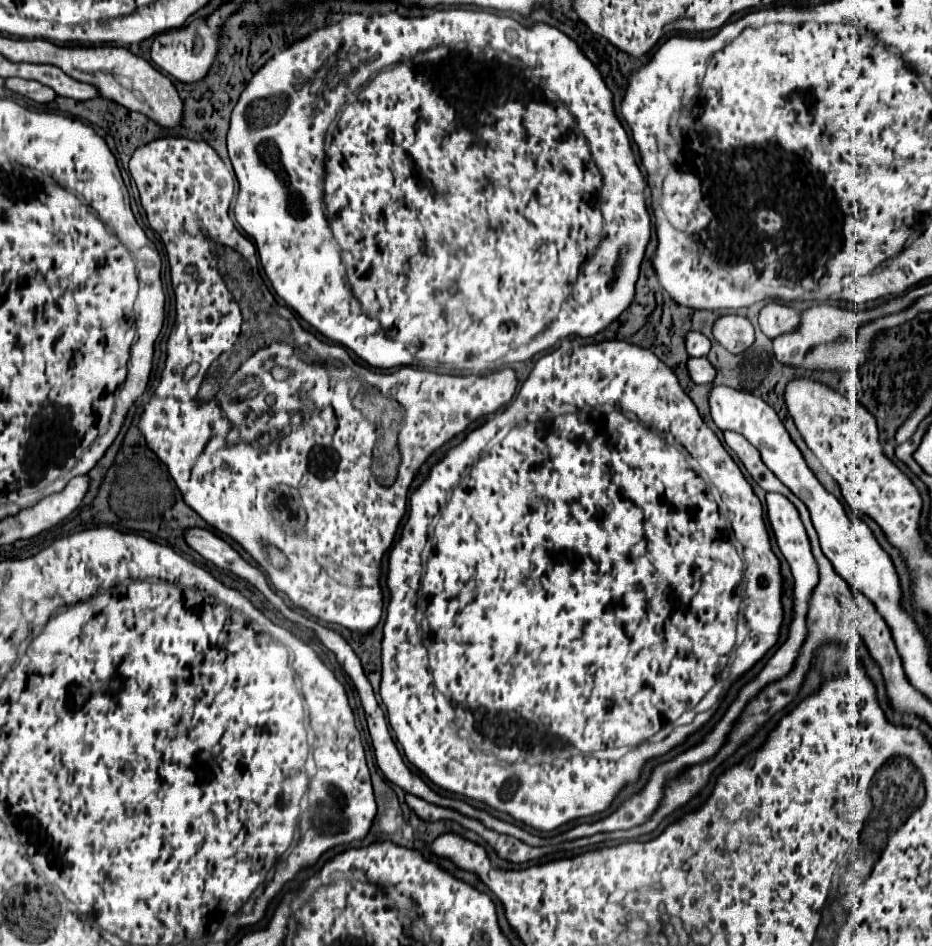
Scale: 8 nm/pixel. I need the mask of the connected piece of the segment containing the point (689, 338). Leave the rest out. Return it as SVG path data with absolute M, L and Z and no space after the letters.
M692 331L686 335L686 351L690 357L706 357L710 351L710 339Z

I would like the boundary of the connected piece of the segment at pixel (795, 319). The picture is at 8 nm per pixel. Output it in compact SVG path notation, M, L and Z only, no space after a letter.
M772 301L760 311L760 329L768 339L776 339L786 333L794 333L800 325L800 313L784 303Z

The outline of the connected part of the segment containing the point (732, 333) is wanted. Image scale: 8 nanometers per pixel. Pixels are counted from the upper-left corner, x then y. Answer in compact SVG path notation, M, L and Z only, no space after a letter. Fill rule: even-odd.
M724 315L714 323L714 337L730 353L742 353L754 343L754 327L746 317Z

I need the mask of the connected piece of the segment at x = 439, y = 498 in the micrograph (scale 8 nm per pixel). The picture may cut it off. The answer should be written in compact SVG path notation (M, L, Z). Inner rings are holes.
M568 339L568 341L562 341L562 343L560 343L560 347L558 347L558 349L556 349L556 351L552 351L552 353L546 353L546 355L544 355L544 357L540 357L540 361L538 361L538 363L536 363L536 365L534 365L534 369L532 369L532 373L530 373L530 375L528 375L528 379L526 379L526 381L524 381L524 383L522 383L522 387L520 387L520 393L517 393L517 395L516 395L516 397L515 397L515 399L514 399L514 400L513 400L513 401L512 401L512 405L510 405L510 407L508 407L508 409L505 409L505 410L504 410L504 411L502 411L502 412L499 412L499 413L496 413L496 414L494 414L494 415L491 415L491 416L489 416L489 417L488 417L488 419L487 419L487 421L486 421L486 423L484 423L484 425L480 425L480 427L478 427L478 429L474 429L474 431L470 431L470 433L468 433L468 435L466 435L466 439L464 439L464 441L462 441L462 443L460 443L460 445L458 445L458 447L454 447L454 449L448 449L448 451L446 451L446 455L444 455L444 459L440 459L440 461L438 461L438 463L434 463L434 465L432 465L432 469L430 469L430 471L428 471L428 477L426 477L426 479L424 479L424 481L422 481L422 483L420 483L420 485L418 485L418 488L417 488L417 490L416 490L416 491L415 491L415 492L414 492L414 493L412 493L412 497L410 497L410 511L408 511L408 521L407 521L407 523L406 523L406 525L404 525L404 528L403 528L403 529L402 529L402 535L400 535L400 539L398 539L398 543L396 543L396 545L394 545L394 547L392 547L392 551L390 551L390 557L388 557L388 575L386 575L386 585L388 585L388 591L390 591L390 603L388 603L388 607L386 607L386 623L384 623L384 637L382 637L382 681L380 681L380 695L382 695L382 701L384 701L384 705L386 705L386 709L388 709L388 719L390 719L390 726L391 726L391 728L392 728L392 729L394 729L394 733L396 733L396 739L398 739L398 741L400 741L400 745L402 745L402 749L404 749L404 755L406 755L406 759L408 759L408 761L410 761L410 763L412 763L412 765L414 765L414 767L416 767L416 769L418 769L418 771L420 771L420 773L422 773L422 775L426 775L426 777L428 777L428 779L430 779L430 781L432 781L432 783L434 783L434 785L436 785L436 787L440 787L440 789L444 789L444 791L450 791L450 793L456 793L456 795L460 795L460 797L466 797L466 799L474 799L474 801L480 801L480 803L484 803L484 805L488 805L488 807L490 807L490 809L496 809L496 811L502 811L502 813L508 813L508 815L510 815L510 817L514 817L514 819L516 819L516 821L520 821L520 823L524 823L524 825L528 825L528 827L532 827L532 829L536 829L536 831L546 831L546 833L548 833L548 831L554 831L554 829L558 829L558 827L560 827L560 825L566 825L566 823L570 823L570 821L576 821L576 819L582 819L582 817L592 817L592 815L598 815L598 813L602 813L602 811L606 811L606 809L608 809L608 807L610 807L610 805L612 805L612 801L614 801L614 799L616 799L616 795L618 795L618 793L620 793L620 791L622 791L622 789L624 789L624 787L626 787L626 785L630 785L630 783L636 783L636 781L638 781L638 777L640 777L640 773L642 773L642 767L644 767L644 763L646 763L646 761L650 761L650 759L656 759L656 757L662 757L662 755L666 755L666 753L668 753L668 751L672 751L672 749L674 749L674 747L678 747L678 745L682 745L682 743L684 743L684 741L686 741L686 739L688 739L688 737L690 737L690 735L692 735L692 733L696 733L696 731L698 731L698 729L700 729L700 728L701 728L701 727L703 727L703 726L704 726L704 723L708 723L708 721L709 721L709 720L710 720L710 719L711 719L711 717L712 717L712 715L713 715L713 714L714 714L714 712L715 712L715 710L708 710L708 711L705 711L705 712L701 712L701 713L698 713L698 714L697 714L697 715L696 715L696 716L695 716L695 717L694 717L694 719L693 719L693 721L692 721L692 722L691 722L691 723L690 723L690 724L687 724L687 725L684 725L684 727L678 727L678 731L672 731L672 730L673 730L673 728L674 728L674 726L675 726L675 724L673 724L673 722L672 722L672 721L676 721L676 719L678 719L678 717L680 717L680 715L682 715L682 713L686 713L686 711L690 711L690 709L694 709L694 707L696 707L696 705L698 705L698 703L700 703L700 699L702 699L702 697L704 697L704 695L706 695L706 693L708 693L708 691L710 691L710 689L712 689L712 687L714 687L714 683L716 683L716 677L718 677L718 675L720 675L720 673L722 673L722 671L724 671L724 669L726 669L726 667L728 667L728 655L730 655L730 651L732 651L732 649L734 649L734 645L736 645L736 617L738 617L738 609L740 609L740 603L736 603L736 589L738 589L738 585L740 585L740 581L742 581L742 575L746 575L746 579L748 579L748 597L746 597L746 613L744 613L744 617L746 617L746 623L748 623L748 629L750 629L750 633L748 633L748 637L746 637L746 639L744 639L744 643L742 643L742 645L740 645L740 647L736 647L736 651L734 651L734 661L732 661L732 667L729 667L729 670L730 670L730 671L732 671L732 679L734 679L734 681L736 681L736 679L740 679L740 677L742 677L742 675L744 675L744 673L748 673L748 671L750 671L750 669L752 669L752 667L754 667L754 665L756 665L756 663L758 663L758 661L760 661L760 659L762 659L762 657L764 657L764 655L766 655L766 653L768 653L768 651L770 651L770 649L772 649L772 647L774 647L774 645L776 645L776 643L778 643L778 639L780 639L780 629L782 629L782 621L784 621L784 609L782 609L782 573L780 573L780 561L778 561L778 557L776 557L776 555L774 555L774 551L772 551L772 545L770 545L770 535L768 535L768 531L766 531L766 525L764 525L764 519L762 519L762 503L760 503L760 499L758 499L758 497L756 497L756 493L754 493L754 491L752 491L752 485L750 485L750 483L748 483L748 481L746 481L746 477L744 477L744 475L742 475L742 471L740 471L740 467L738 467L738 465L736 465L736 463L734 463L734 461L732 461L732 457L730 457L730 455L728 455L728 451L726 451L726 449L724 449L724 447L722 447L722 443L720 443L720 439L718 439L718 437L716 437L716 435L714 435L714 431L712 431L712 429L710 429L710 427L706 427L706 423L704 423L704 421L702 421L702 417L700 417L700 413L698 413L698 409L696 409L696 405L694 405L694 403L692 403L692 399L690 399L690 397L688 397L688 395L686 395L686 393L684 393L684 391L682 391L682 387L680 387L680 383L678 383L678 377L676 377L676 375L674 375L674 373L672 373L672 371L670 371L670 367L666 367L666 365L664 365L664 363L662 363L662 361L660 361L660 359L658 359L658 357L656 357L656 355L654 355L654 353L650 353L650 351L646 351L646 349L642 349L642 347L636 347L636 345L630 345L630 343L626 343L626 341L602 341L602 343L590 343L590 345L584 345L584 343L580 343L580 341L576 341L576 339ZM604 403L610 403L610 405L612 405L612 407L614 407L614 411L612 411L612 413L602 413L602 411L600 411L600 409L596 409L596 405L604 405ZM624 413L630 413L630 415L636 415L636 417L638 417L638 419L640 419L640 421L638 421L638 419L636 419L636 421L634 421L634 419L628 419L628 417L626 417L626 415L624 415ZM656 431L670 431L670 433L672 433L672 435L674 435L674 439L676 439L676 441L678 441L678 443L680 443L680 445L682 445L682 447L684 447L684 449L686 449L686 451L688 451L688 456L689 456L689 453L690 453L690 455L692 455L692 457L694 457L694 458L691 458L691 457L688 457L688 458L687 458L687 459L686 459L686 455L684 455L684 453L682 453L682 451L678 451L678 449L676 449L676 447L674 447L674 445L670 445L670 443L668 443L668 441L666 441L666 439L664 439L664 437L662 437L662 435L658 435L658 433L656 433ZM706 475L708 475L708 477L710 477L710 481L712 481L712 483L714 483L714 487L716 487L716 489L718 489L718 493L720 493L720 495L722 495L722 501L724 501L724 503L726 503L726 505L728 505L728 511L730 511L730 519L732 519L732 529L734 529L734 533L736 533L736 539L738 539L738 541L740 541L740 543L742 543L742 545L744 545L744 561L746 561L746 573L744 573L744 567L742 567L742 561L740 561L740 555L738 555L738 553L736 553L736 549L734 549L734 545L732 545L732 541L730 541L730 533L724 533L724 517L726 517L726 515L724 515L724 513L722 513L722 511L720 511L720 507L718 507L718 505L716 505L716 499L714 499L714 495L712 495L712 483L710 483L710 481L708 481L708 477L706 477ZM438 514L440 514L440 519L438 519L438 523L436 523L436 527L434 527L434 533L432 533L432 553L430 553L430 557L428 557L428 563L426 563L426 571L424 571L424 567L423 567L423 564L422 564L422 559L421 559L421 555L420 555L420 552L422 552L422 551L423 551L423 549L424 549L424 547L425 547L425 545L426 545L426 543L427 543L427 537L428 537L428 525L430 525L430 524L431 524L431 523L432 523L432 519L434 519L434 517L436 517L436 515L438 515ZM418 591L420 591L420 593L422 593L422 599L424 599L424 601L426 601L426 607L424 607L424 613L422 613L422 621L420 621L420 633L418 633L418 625L416 625L416 621L414 621L414 615L416 615L416 601L418 601ZM455 707L464 707L464 708L462 708L462 709L468 709L468 711L470 711L470 713L472 713L472 715L474 715L474 721L476 721L476 723L474 723L474 728L473 728L473 729L472 729L472 730L466 730L466 729L464 729L464 728L460 728L460 729L463 729L463 730L465 730L465 731L467 731L467 732L473 732L473 731L474 731L474 740L472 740L472 743L475 743L475 746L470 746L470 747L471 747L471 748L473 748L473 749L474 749L474 748L476 748L476 747L478 747L478 745L480 745L480 743L481 743L481 740L482 740L482 738L480 738L480 735L481 735L481 736L482 736L482 737L484 737L484 739L488 739L488 741L490 741L490 743L494 743L494 745L495 745L495 747L494 747L494 752L493 752L493 754L494 754L494 756L495 756L495 758L496 758L496 759L497 759L497 762L498 762L498 763L499 763L499 764L500 764L500 765L498 765L498 763L496 763L496 761L494 761L494 759L490 759L490 757L486 757L486 755L484 755L484 753L476 753L476 751L472 751L472 749L466 749L466 741L464 741L464 739L462 739L462 737L460 737L460 735L458 735L458 729L456 729L456 725L454 725L454 723L451 723L451 722L454 722L454 721L455 721L455 710L456 710L456 708L455 708ZM520 713L528 713L528 717L536 717L536 713L544 713L544 723L542 723L542 721L540 721L540 719L526 719L526 717L522 717L522 715L520 715ZM534 747L536 747L536 749L542 749L542 751L543 751L543 758L544 758L544 759L546 759L546 760L552 760L552 761L554 761L554 762L555 762L555 763L554 763L554 765L538 765L538 750L532 750L532 749L534 749ZM623 747L626 747L626 748L627 748L627 747L632 747L632 749L630 749L630 751L628 751L628 753L626 753L626 755L624 755L624 757L622 757L622 756L619 756L619 755L621 755L621 753L624 753L624 752L622 752L622 749L623 749ZM577 754L581 754L581 755L585 755L585 756L586 756L586 755L593 755L593 756L594 756L594 757L596 757L596 758L599 758L599 759L600 759L600 760L608 760L608 761L598 761L598 759L596 759L596 761L566 761L566 760L567 760L567 759L571 759L571 758L572 758L572 757L573 757L573 756L574 756L574 755L577 755Z

